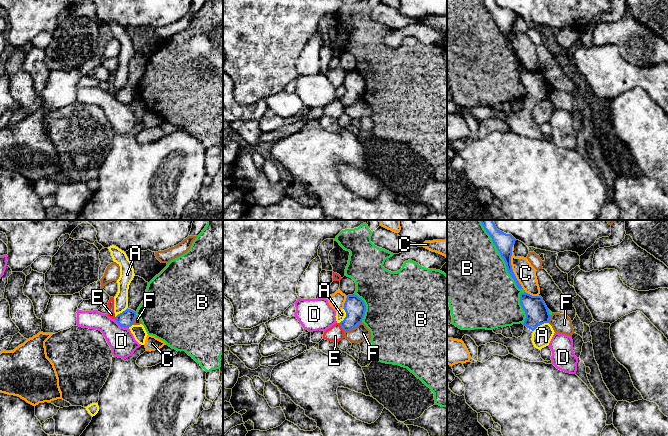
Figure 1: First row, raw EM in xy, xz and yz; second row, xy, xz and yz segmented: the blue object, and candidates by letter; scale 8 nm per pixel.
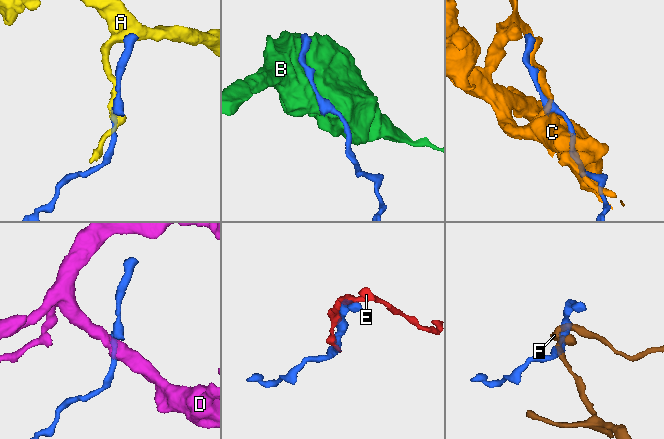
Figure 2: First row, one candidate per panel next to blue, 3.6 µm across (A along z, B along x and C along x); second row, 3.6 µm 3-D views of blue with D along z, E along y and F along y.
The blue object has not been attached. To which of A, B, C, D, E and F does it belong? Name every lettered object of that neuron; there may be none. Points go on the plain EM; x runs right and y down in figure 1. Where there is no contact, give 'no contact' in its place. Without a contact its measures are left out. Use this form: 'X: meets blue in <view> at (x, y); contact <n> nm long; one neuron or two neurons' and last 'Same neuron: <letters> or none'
A: meets blue in yz at (540, 100); contact 150 nm long; two neurons
B: meets blue in yz at (502, 33); contact 600 nm long; two neurons
C: meets blue in yz at (511, 42); contact 360 nm long; two neurons
D: meets blue in xy at (121, 102); contact 140 nm long; two neurons
E: meets blue in xz at (341, 103); contact 80 nm long; two neurons
F: meets blue in xz at (352, 104); contact 170 nm long; two neurons
Same neuron: none

